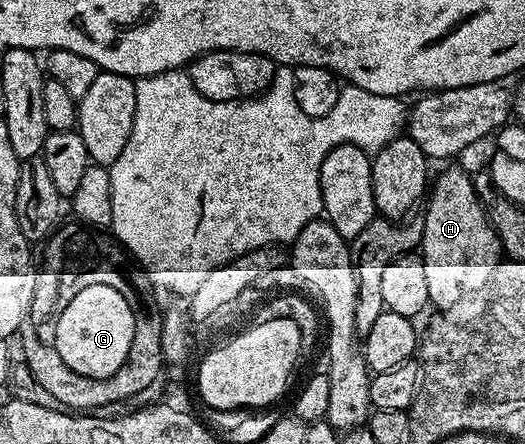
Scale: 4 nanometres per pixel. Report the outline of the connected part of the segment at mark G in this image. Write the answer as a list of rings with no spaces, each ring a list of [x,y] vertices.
[[[92,285],[61,309],[54,324],[54,335],[55,331],[55,349],[74,374],[86,379],[108,379],[118,373],[130,353],[130,341],[134,341],[136,332],[136,311],[118,289]]]

